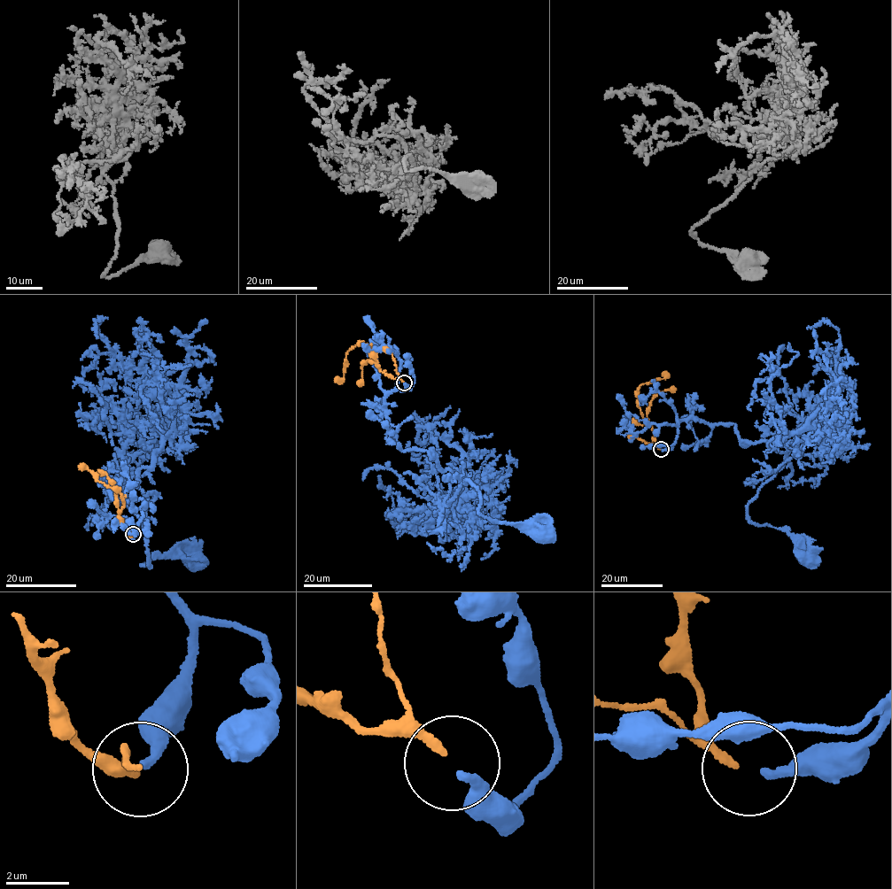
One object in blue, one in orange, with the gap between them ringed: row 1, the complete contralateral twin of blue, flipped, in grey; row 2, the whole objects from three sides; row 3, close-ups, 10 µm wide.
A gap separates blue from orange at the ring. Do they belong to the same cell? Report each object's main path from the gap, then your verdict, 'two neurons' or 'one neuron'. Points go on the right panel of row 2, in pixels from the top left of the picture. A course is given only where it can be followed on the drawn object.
course blue (662, 450), (695, 417), (734, 424), (743, 445), (768, 441), (783, 463), (748, 518), (786, 531), (811, 559); course orange (659, 450), (652, 426), (645, 420), (636, 395), (639, 386), (665, 378), (664, 372); two neurons

